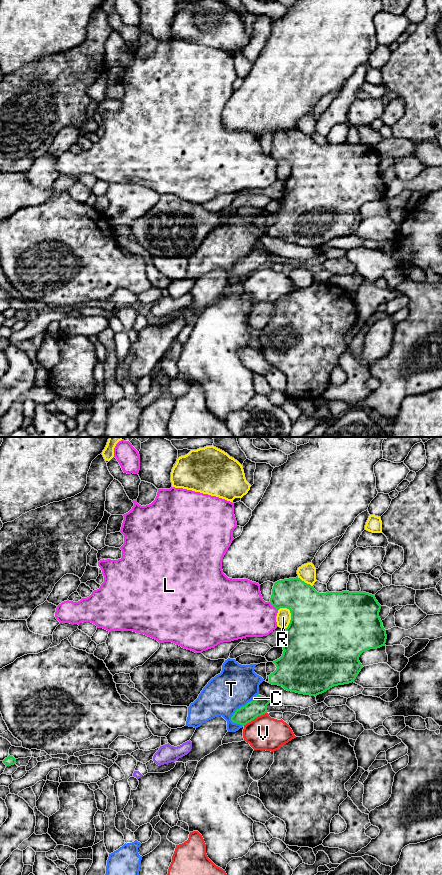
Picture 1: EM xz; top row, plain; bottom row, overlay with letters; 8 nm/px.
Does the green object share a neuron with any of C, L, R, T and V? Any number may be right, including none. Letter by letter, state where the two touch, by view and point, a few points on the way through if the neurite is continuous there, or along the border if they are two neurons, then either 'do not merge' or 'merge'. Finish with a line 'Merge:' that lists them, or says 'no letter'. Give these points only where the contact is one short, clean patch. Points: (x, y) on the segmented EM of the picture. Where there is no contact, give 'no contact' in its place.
C: xz (255, 700) | across xz (253, 709), (255, 707), (255, 700), (254, 698) | merge
L: xz (273, 605) | do not merge
R: xz (291, 615) | do not merge
T: xz (236, 710) | do not merge
V: xz (254, 718) | do not merge
Merge: C

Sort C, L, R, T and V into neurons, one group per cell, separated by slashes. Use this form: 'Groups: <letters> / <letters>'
Groups: C / L / R / T / V

